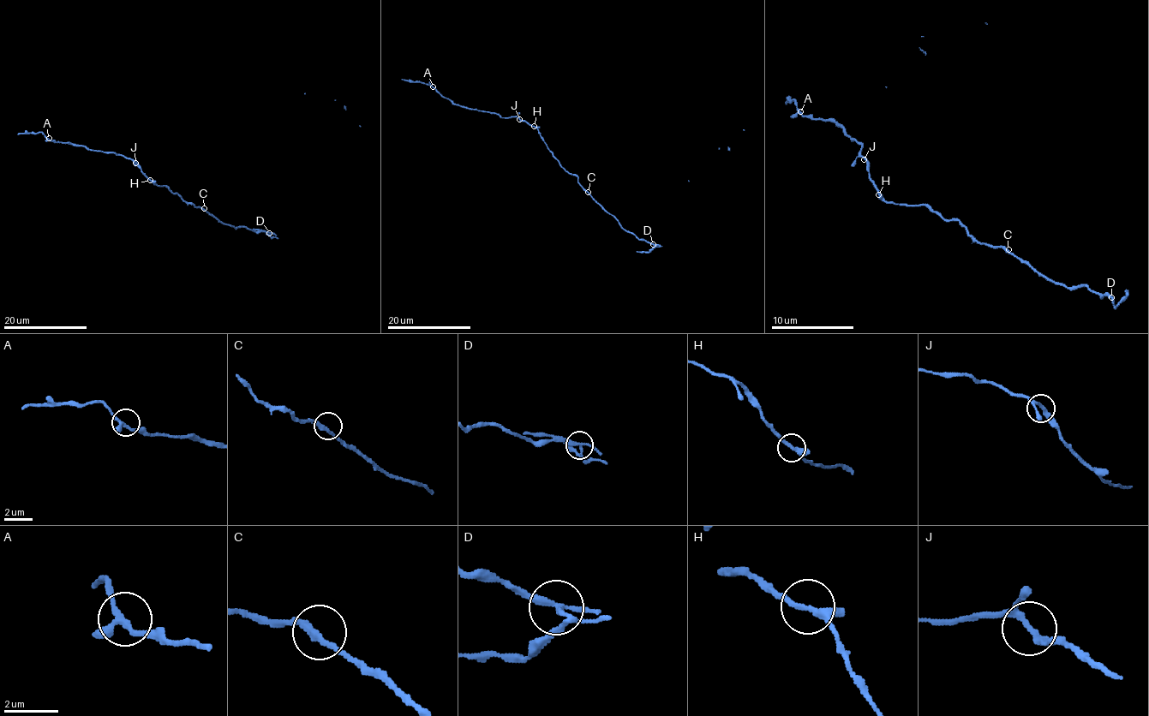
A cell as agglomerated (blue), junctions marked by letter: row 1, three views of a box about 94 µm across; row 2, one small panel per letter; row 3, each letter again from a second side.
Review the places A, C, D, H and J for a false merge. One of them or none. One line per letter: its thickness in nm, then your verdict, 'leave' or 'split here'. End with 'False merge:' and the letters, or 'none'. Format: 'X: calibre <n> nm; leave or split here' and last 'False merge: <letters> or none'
A: calibre 200 nm; leave
C: calibre 240 nm; leave
D: calibre 200 nm; split here
H: calibre 240 nm; leave
J: calibre 200 nm; leave
False merge: D

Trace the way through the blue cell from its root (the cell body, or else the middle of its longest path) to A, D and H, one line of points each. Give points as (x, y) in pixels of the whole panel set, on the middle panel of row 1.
A: (589, 193), (577, 177), (561, 166), (534, 126), (517, 116), (501, 117), (456, 105), (433, 86)
D: (589, 193), (623, 229), (653, 244)
H: (589, 193), (577, 181), (577, 177), (570, 174), (561, 166), (534, 126)

